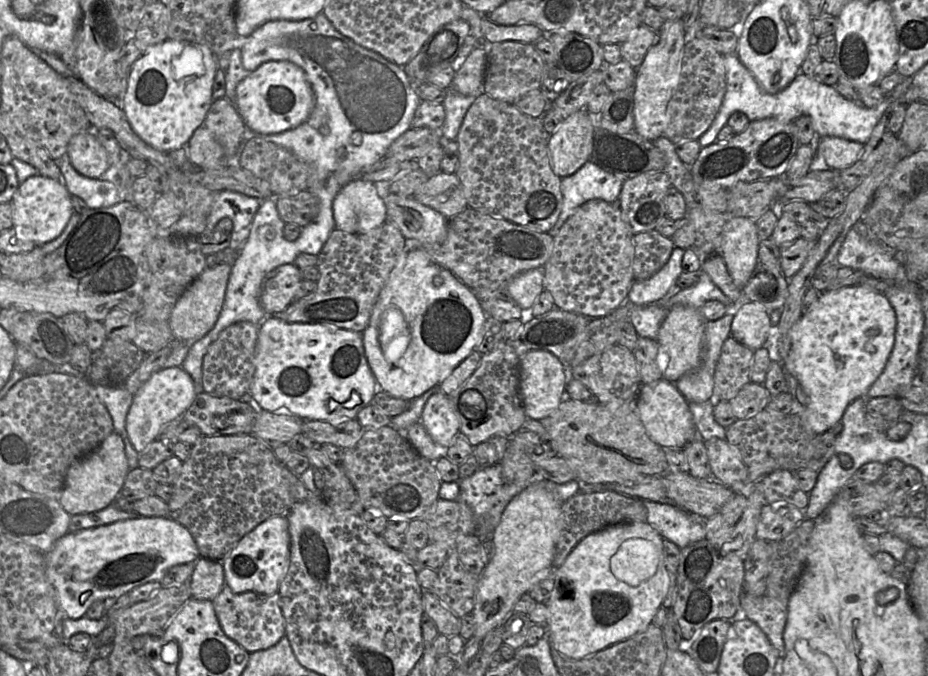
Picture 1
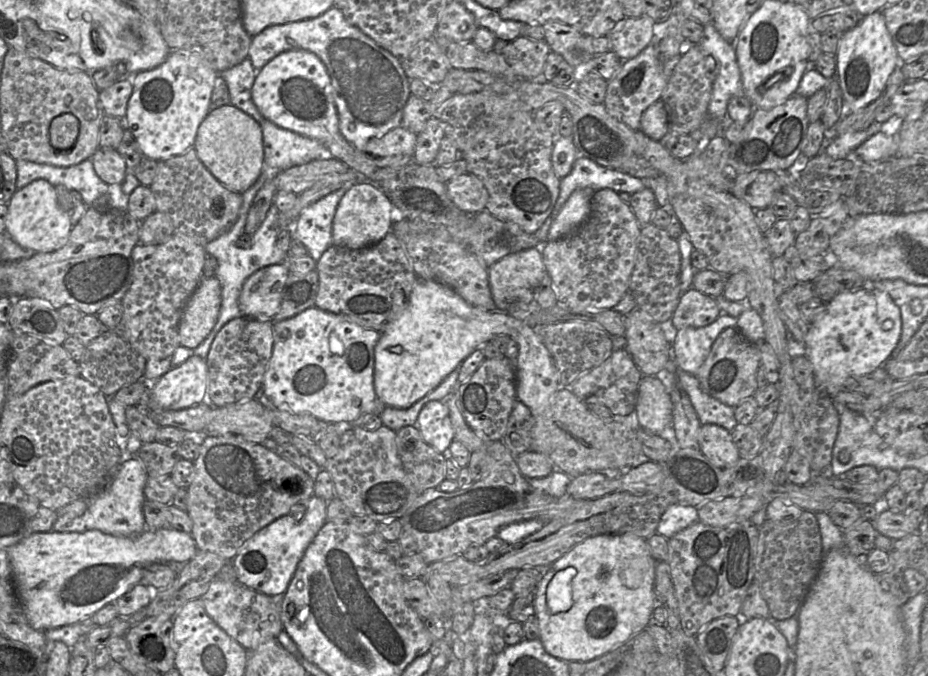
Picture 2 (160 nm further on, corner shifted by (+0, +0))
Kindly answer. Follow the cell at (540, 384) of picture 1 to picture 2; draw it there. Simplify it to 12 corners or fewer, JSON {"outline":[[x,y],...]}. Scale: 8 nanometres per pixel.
{"outline":[[417,279],[374,347],[374,389],[409,408],[498,335],[519,345],[517,400],[561,387],[522,319]]}

